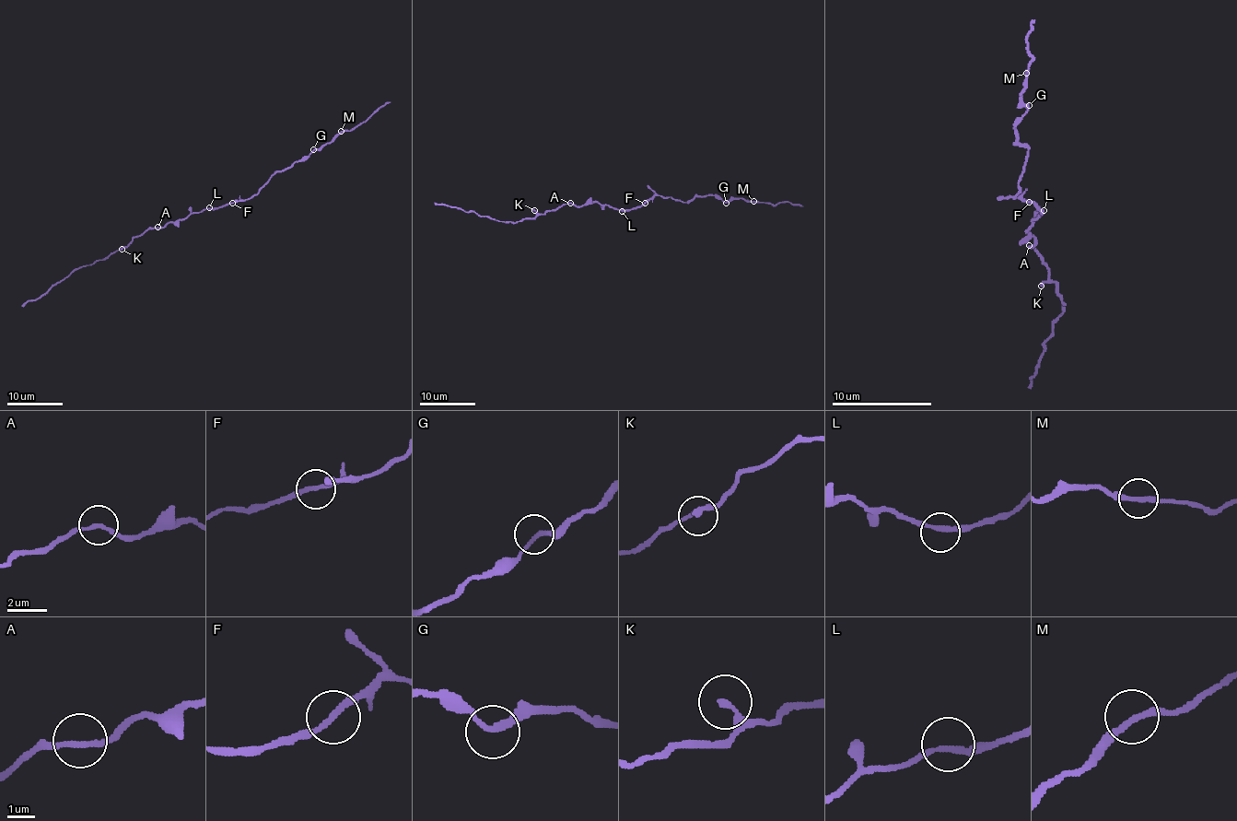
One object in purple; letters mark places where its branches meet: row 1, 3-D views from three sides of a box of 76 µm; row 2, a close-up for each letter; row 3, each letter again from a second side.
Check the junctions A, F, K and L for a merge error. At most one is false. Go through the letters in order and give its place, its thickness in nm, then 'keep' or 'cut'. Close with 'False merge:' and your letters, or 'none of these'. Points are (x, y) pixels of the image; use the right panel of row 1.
A: place (1029, 245); calibre 190 nm; keep
F: place (1029, 202); calibre 200 nm; cut
K: place (1041, 286); calibre 200 nm; keep
L: place (1044, 210); calibre 220 nm; keep
False merge: F

